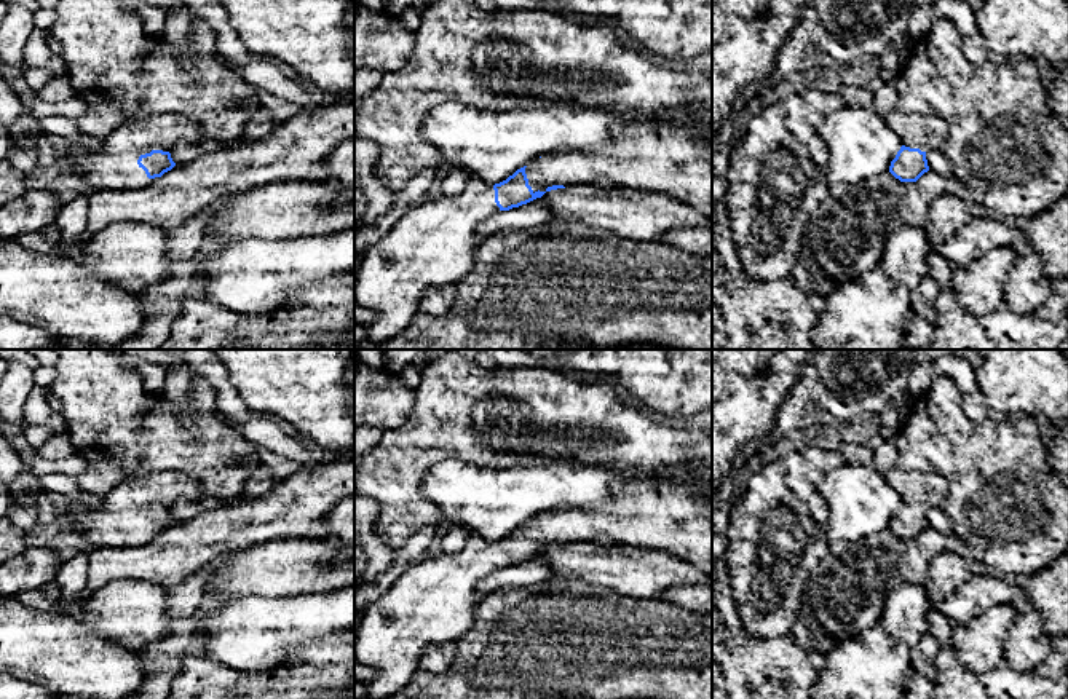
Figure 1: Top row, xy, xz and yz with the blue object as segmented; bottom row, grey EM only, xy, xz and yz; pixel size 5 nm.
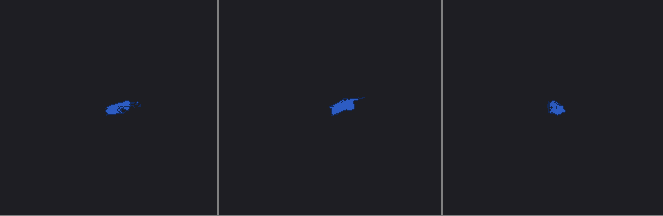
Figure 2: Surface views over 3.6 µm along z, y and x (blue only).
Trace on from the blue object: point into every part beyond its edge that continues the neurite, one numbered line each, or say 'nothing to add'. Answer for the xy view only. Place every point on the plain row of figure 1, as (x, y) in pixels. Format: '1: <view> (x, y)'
1: xy (114, 522)

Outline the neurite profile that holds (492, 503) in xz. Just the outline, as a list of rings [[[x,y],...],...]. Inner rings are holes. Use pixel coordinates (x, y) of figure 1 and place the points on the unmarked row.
[[[442,460],[421,480],[421,495],[468,535],[495,543],[552,507],[608,507],[613,490],[640,479],[659,484],[664,469],[611,471],[562,464],[493,469]]]

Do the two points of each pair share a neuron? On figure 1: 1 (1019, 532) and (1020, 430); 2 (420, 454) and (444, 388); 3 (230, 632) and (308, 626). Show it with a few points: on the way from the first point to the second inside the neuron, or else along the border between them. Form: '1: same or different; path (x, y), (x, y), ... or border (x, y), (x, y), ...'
1: same; path (1019, 506), (1019, 455)
2: same; path (427, 438), (444, 420), (444, 404)
3: same; path (249, 632), (278, 632), (289, 626)

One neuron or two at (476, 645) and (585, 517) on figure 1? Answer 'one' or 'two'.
two

